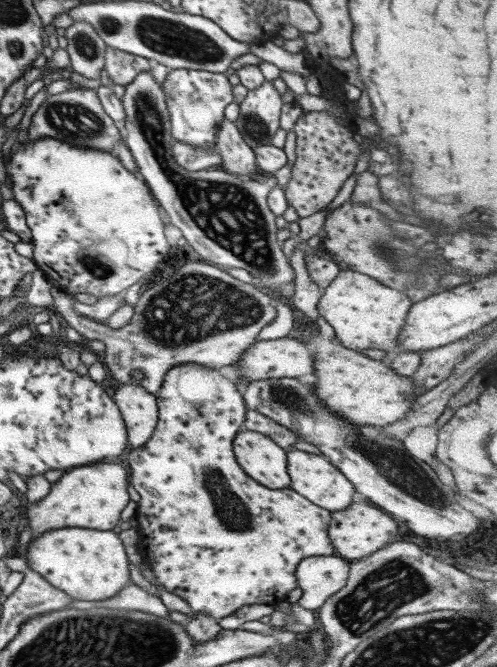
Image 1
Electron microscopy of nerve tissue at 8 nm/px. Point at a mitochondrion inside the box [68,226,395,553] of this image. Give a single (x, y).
(199, 306)

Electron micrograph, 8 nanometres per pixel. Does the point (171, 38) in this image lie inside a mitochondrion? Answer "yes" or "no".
yes

